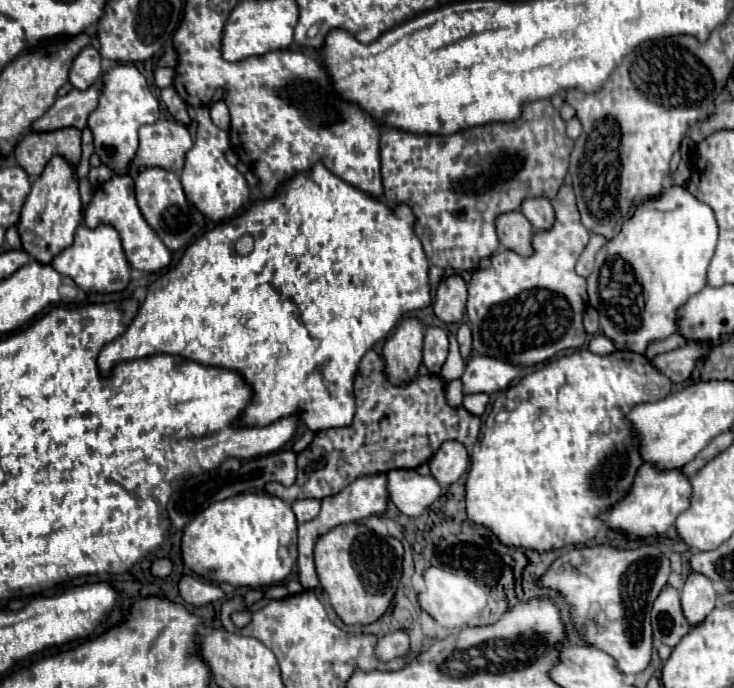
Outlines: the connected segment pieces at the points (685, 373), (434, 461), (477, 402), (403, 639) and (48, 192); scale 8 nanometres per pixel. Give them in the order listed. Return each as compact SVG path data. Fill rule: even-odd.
M688 343L684 347L678 347L674 351L656 355L652 359L654 367L658 367L658 371L662 371L670 381L674 383L682 383L690 377L692 369L706 357L708 353L708 345L698 345L698 343Z
M446 441L428 461L432 477L440 485L450 485L460 479L460 475L468 469L468 453L466 447L458 441Z
M472 393L472 395L464 395L462 405L474 413L474 415L482 415L486 405L488 405L488 395L486 393Z
M394 631L394 633L388 633L388 635L378 639L376 657L382 661L390 661L394 657L408 655L408 649L410 649L408 635L404 631Z
M52 157L42 175L32 183L32 191L20 211L18 233L22 249L30 255L30 261L38 261L42 265L52 263L52 259L60 251L70 247L80 219L82 219L82 201L74 171L62 157Z

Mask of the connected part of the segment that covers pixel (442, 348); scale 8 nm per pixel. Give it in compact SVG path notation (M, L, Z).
M427 327L423 342L423 364L430 373L440 373L448 357L448 337L440 327Z

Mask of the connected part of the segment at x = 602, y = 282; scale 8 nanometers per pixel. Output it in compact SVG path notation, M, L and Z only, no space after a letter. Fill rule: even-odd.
M670 185L662 191L662 195L658 195L658 199L646 199L646 203L640 203L634 215L624 221L622 231L614 239L606 241L606 245L598 251L594 271L588 277L590 305L600 313L600 327L604 335L612 339L618 349L644 353L650 341L676 333L676 311L690 295L696 295L706 287L706 269L714 255L716 241L718 225L714 211L690 195L684 187Z

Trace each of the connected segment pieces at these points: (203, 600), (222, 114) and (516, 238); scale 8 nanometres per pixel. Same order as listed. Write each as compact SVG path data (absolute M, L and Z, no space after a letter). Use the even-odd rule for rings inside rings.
M182 577L180 579L180 595L182 599L188 603L188 605L194 605L194 607L202 607L202 605L208 605L216 599L224 598L226 595L216 585L212 583L206 583L202 579L196 579L196 577Z
M218 101L218 103L214 103L210 107L210 117L212 117L212 121L214 121L216 127L220 127L224 131L230 129L230 117L228 117L228 109L226 109L224 101Z
M510 211L510 213L498 215L496 233L498 233L502 247L516 251L518 255L532 255L530 237L532 237L534 229L520 211Z

